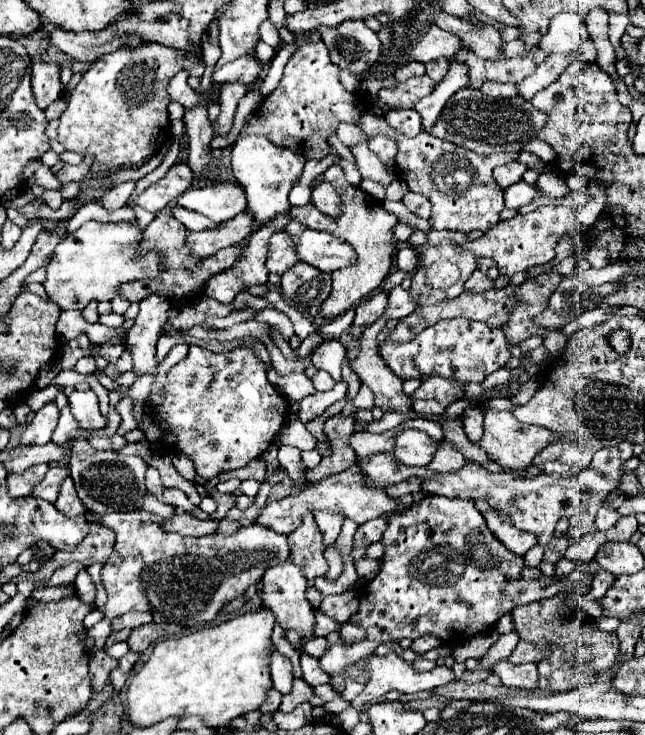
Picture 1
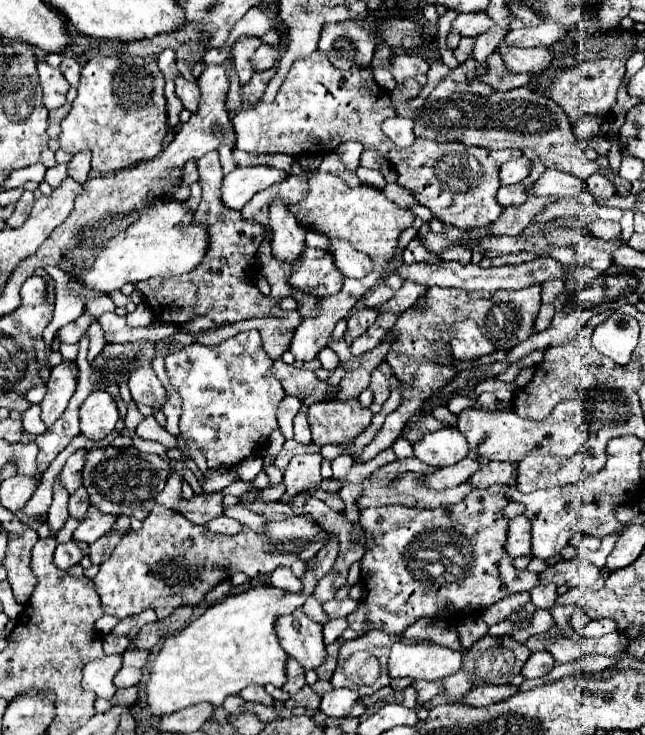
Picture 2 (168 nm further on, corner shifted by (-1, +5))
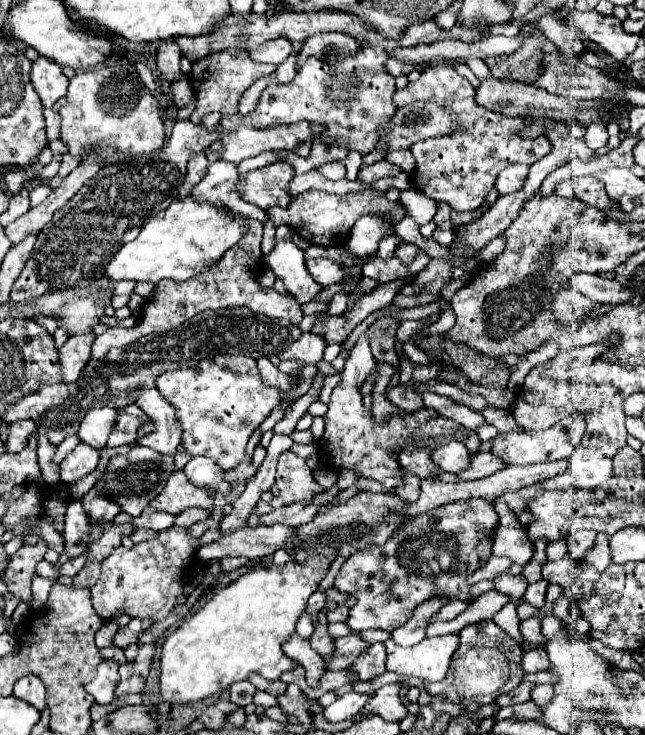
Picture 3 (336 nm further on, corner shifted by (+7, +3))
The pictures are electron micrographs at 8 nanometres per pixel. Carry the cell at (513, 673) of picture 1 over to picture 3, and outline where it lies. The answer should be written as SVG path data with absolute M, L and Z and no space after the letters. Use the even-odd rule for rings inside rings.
M535 648L535 650L527 650L523 654L523 670L525 672L541 672L541 670L549 670L551 662L547 658L547 650L545 648Z

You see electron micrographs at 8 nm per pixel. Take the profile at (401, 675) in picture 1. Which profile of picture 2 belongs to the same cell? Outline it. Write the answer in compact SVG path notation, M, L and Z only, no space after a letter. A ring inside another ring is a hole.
M395 642L389 654L387 670L389 678L423 678L441 680L461 668L461 654L451 648L443 648L431 642L407 646Z

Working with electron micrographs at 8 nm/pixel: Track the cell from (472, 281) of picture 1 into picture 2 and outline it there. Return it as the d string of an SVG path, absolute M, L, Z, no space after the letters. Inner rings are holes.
M451 248L451 250L445 250L439 258L441 260L457 260L457 262L467 266L471 262L471 252L465 248Z

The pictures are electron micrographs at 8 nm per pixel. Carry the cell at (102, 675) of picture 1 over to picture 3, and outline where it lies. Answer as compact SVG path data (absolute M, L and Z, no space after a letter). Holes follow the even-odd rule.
M103 660L95 672L95 678L85 686L85 690L97 700L97 704L109 704L115 698L115 686L119 682L119 664L113 660Z

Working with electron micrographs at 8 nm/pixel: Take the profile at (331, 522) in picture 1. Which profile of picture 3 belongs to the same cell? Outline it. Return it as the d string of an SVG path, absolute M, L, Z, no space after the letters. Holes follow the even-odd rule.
M309 558L309 562L289 560L285 566L267 566L253 568L233 580L229 586L219 590L201 610L183 620L183 624L169 634L161 650L161 682L159 694L167 702L197 702L207 696L213 696L233 682L245 680L251 672L259 672L267 680L277 680L283 672L299 666L295 660L287 658L281 650L285 640L295 632L297 620L303 616L309 596L317 590L319 582L325 578L331 566L331 558Z

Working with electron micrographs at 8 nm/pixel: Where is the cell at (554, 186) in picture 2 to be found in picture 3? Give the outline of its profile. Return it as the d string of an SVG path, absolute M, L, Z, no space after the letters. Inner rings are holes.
M571 178L563 184L557 186L555 190L559 196L563 198L571 198L571 200L581 200L587 206L593 206L597 210L617 210L623 212L619 202L609 198L609 194L605 192L605 184L597 178Z

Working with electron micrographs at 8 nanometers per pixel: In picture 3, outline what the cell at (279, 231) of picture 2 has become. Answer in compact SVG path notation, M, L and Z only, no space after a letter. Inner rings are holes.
M291 240L277 242L271 254L265 256L265 264L277 274L277 278L285 282L287 292L301 306L311 302L317 292L323 290L323 286L317 286L317 282L313 282L305 262L301 260L301 250Z

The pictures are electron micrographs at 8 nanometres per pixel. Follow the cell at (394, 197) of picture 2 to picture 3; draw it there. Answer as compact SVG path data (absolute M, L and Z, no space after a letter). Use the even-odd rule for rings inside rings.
M415 188L403 190L399 202L407 208L409 216L417 222L417 226L425 226L427 222L431 222L437 210L437 202L427 198L421 190L415 190Z

